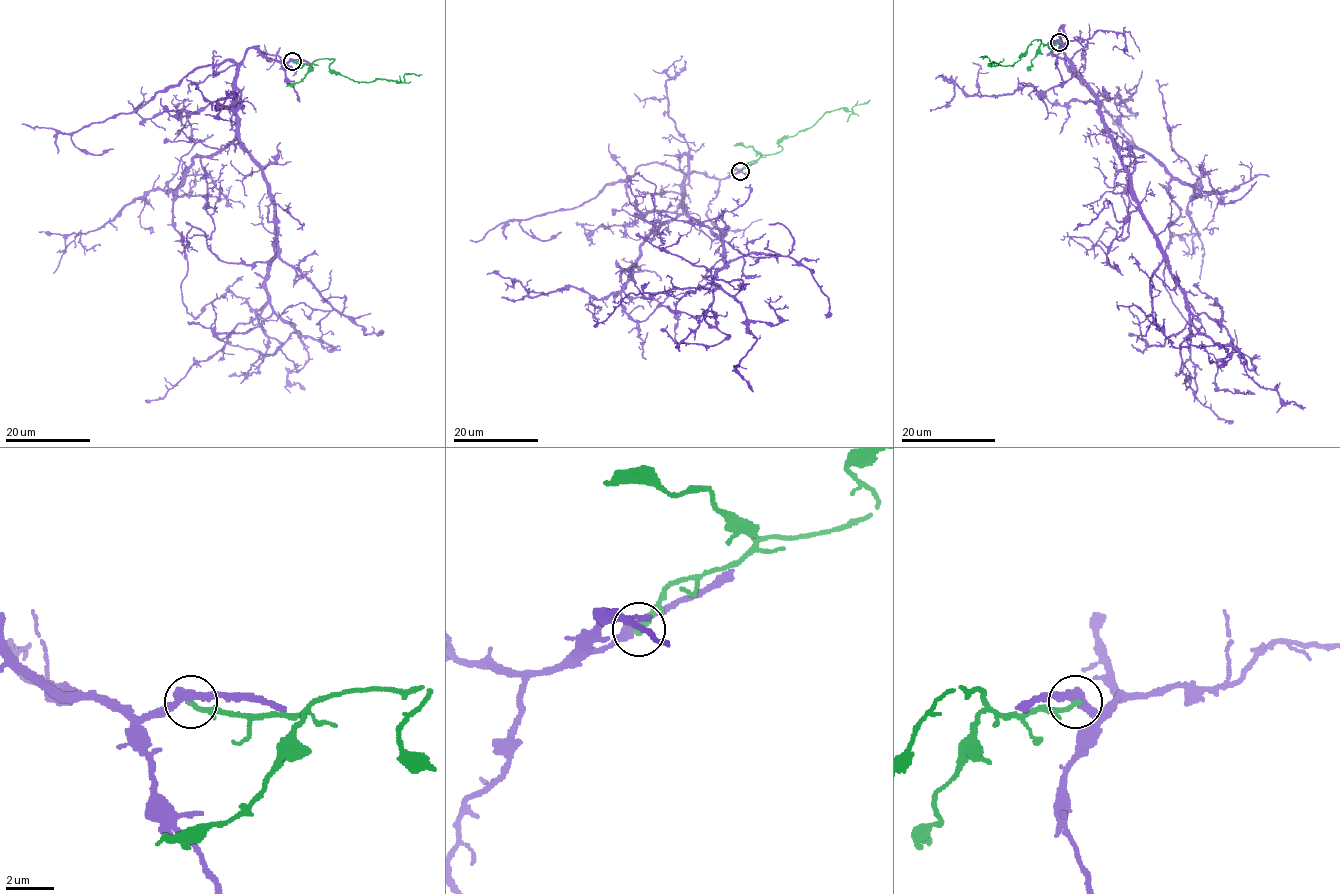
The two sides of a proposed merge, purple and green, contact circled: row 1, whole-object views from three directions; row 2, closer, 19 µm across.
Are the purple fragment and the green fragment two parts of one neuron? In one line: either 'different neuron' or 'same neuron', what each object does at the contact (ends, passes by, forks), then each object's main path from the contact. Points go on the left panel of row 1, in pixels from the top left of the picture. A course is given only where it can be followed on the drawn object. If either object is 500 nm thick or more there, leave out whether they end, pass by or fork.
different neuron | purple passes by | green ends | purple via (292, 60), (250, 48), (235, 91), (238, 139), (274, 206), (257, 317), (280, 347), (229, 345), (215, 318) | green via (292, 60), (333, 58), (331, 70), (357, 82), (377, 78), (404, 83), (405, 74), (422, 74)

